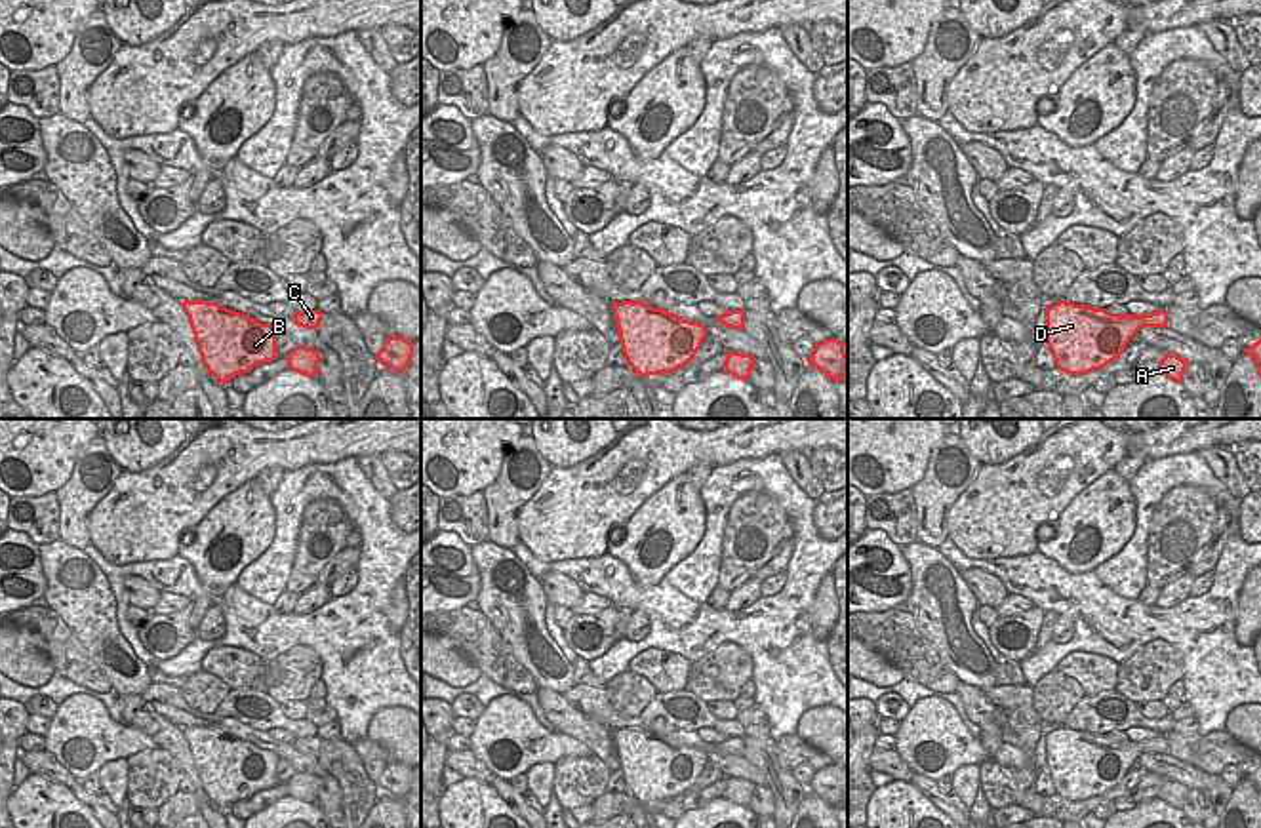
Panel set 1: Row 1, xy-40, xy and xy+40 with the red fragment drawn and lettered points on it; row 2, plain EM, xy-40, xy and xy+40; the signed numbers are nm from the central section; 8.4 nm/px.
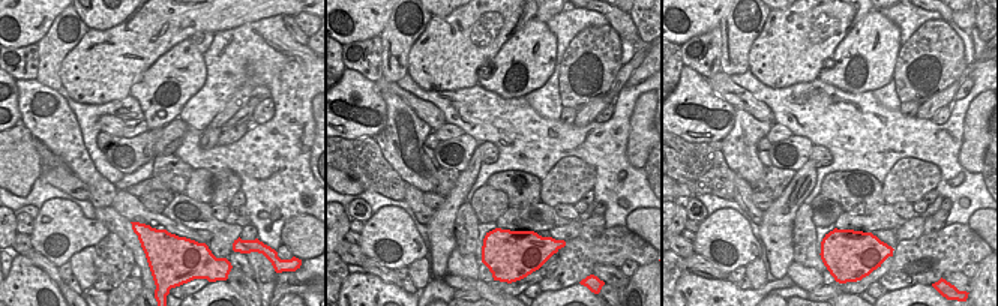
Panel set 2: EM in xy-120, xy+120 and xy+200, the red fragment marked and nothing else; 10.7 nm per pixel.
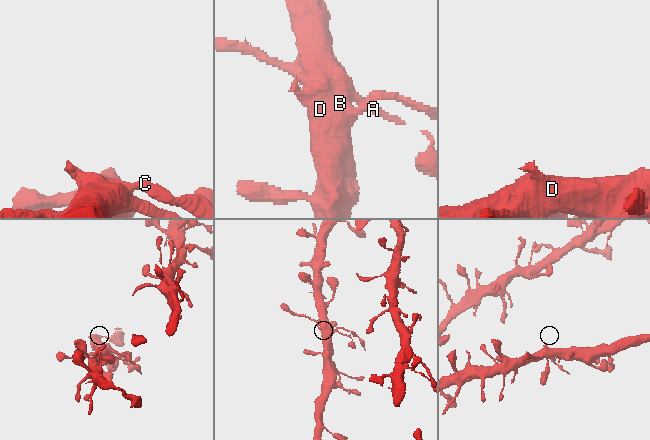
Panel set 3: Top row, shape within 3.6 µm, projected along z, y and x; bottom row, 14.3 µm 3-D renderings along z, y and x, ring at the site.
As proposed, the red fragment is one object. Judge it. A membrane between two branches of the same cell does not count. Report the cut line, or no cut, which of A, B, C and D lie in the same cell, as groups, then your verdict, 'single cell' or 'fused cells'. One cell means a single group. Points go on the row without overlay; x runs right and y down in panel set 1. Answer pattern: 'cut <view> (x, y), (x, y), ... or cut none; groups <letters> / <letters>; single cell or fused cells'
cut xy+40 (1138, 743), (1159, 752); groups A B D / C; fused cells

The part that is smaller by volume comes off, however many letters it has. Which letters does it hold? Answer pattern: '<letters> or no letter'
C.

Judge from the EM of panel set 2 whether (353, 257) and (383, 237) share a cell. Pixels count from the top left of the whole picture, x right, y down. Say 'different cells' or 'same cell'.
different cells

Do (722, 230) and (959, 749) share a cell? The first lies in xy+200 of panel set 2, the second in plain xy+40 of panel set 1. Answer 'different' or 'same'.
same

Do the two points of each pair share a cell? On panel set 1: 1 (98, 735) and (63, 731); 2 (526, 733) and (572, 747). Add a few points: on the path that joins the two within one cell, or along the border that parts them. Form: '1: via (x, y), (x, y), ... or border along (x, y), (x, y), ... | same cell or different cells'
1: via (90, 735), (71, 731) | same cell
2: via (538, 735), (543, 735), (553, 745), (560, 745) | same cell

